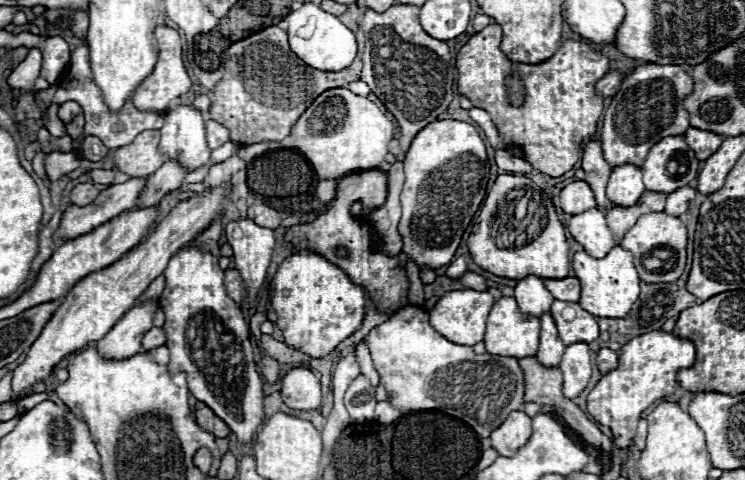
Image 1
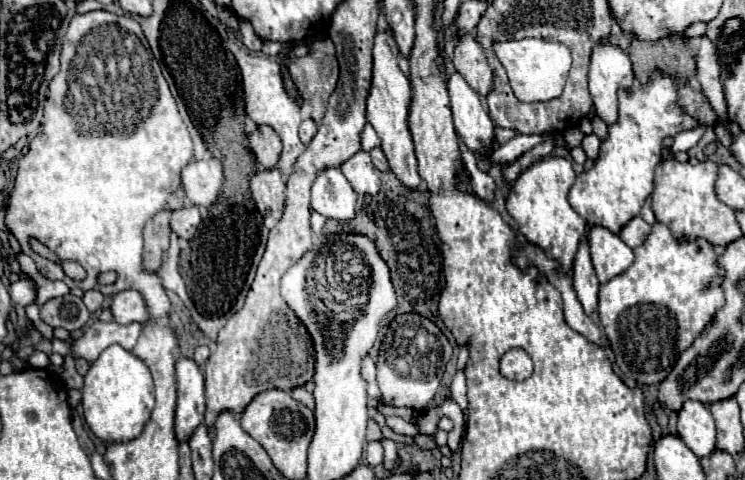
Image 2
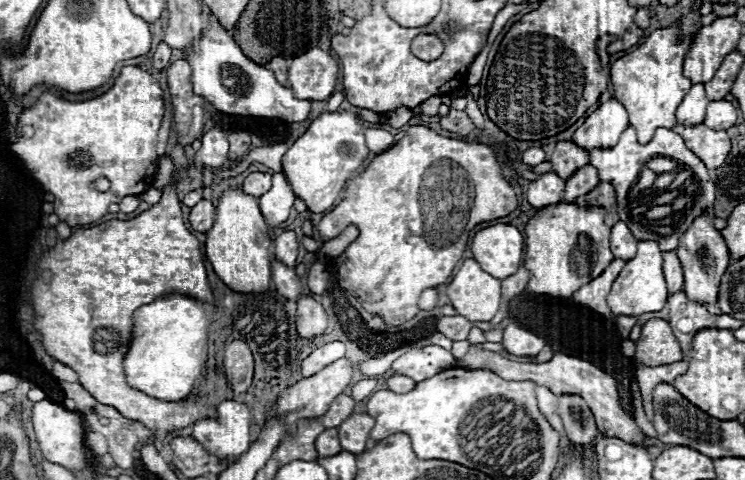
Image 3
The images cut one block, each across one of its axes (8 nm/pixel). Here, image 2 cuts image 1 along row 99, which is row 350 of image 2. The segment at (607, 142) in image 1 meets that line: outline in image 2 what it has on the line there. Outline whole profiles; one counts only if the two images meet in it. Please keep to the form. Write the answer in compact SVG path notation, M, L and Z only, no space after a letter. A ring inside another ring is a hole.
M660 222L652 226L644 244L634 248L634 256L626 272L600 286L598 314L626 378L638 384L658 384L724 306L722 266L708 240L696 238L680 244Z

